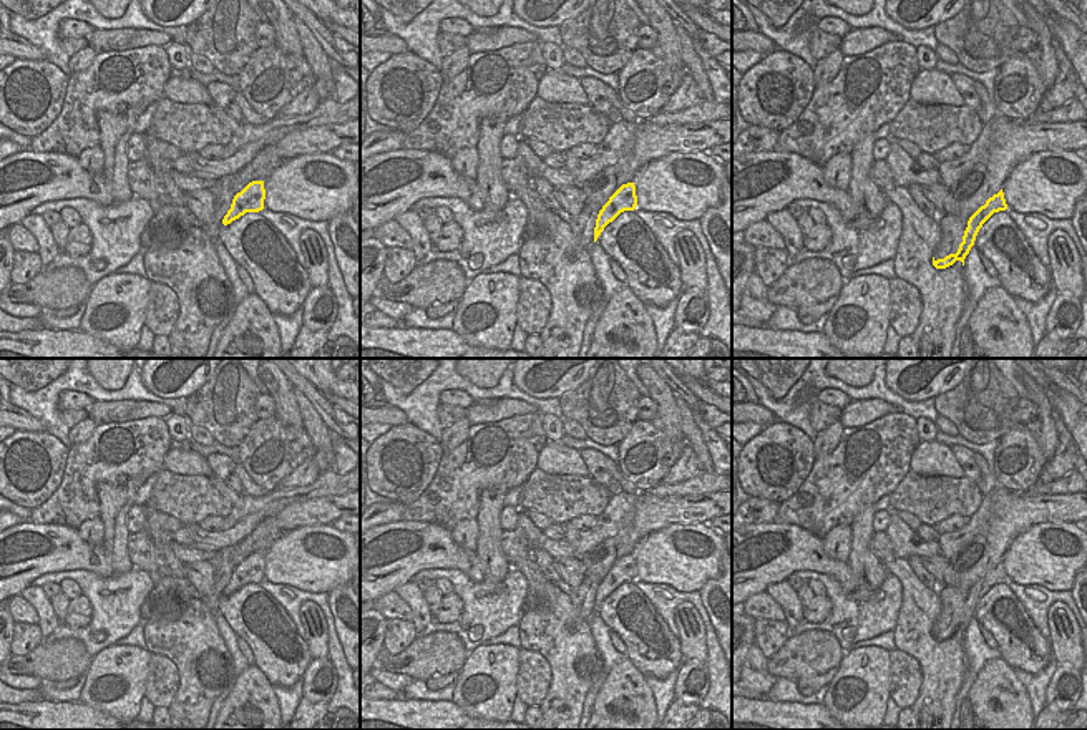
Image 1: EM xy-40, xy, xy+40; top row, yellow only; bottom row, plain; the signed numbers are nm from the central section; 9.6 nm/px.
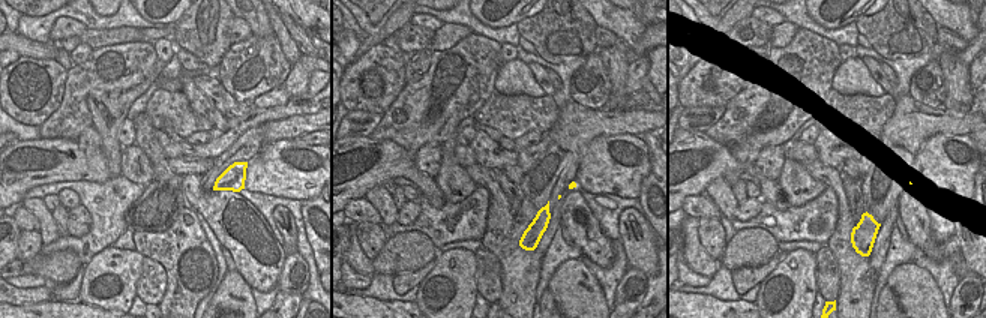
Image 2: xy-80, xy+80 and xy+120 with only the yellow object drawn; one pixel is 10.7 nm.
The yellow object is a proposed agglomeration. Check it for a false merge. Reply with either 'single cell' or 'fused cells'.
fused cells

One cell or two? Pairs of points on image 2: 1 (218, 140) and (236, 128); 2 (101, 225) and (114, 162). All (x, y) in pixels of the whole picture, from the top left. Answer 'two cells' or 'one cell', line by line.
1: one cell
2: two cells

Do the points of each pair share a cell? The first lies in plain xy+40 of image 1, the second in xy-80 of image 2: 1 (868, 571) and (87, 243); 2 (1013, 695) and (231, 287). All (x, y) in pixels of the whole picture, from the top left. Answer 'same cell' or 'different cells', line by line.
1: different cells
2: same cell

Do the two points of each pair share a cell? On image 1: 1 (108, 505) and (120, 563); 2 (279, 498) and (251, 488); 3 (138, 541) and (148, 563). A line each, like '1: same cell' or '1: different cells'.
1: same cell
2: different cells
3: same cell

